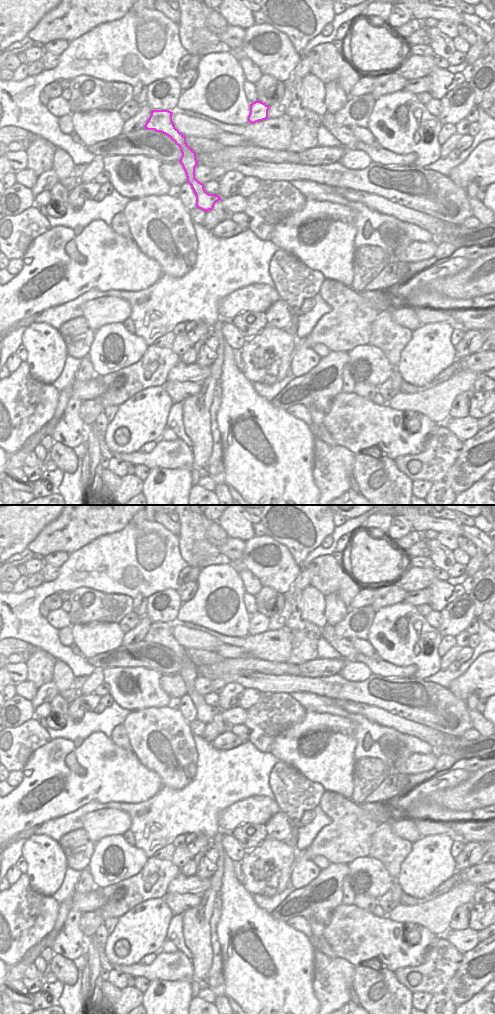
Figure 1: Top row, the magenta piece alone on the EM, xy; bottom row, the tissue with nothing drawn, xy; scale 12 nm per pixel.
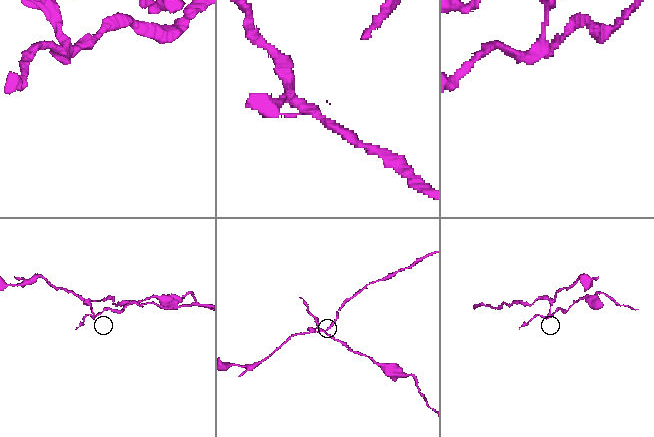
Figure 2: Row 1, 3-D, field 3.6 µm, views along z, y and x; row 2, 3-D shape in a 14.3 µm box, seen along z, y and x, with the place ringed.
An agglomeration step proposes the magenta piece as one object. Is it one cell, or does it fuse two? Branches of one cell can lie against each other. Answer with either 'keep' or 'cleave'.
cleave

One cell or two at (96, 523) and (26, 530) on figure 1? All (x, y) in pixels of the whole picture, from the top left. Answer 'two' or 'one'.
two

